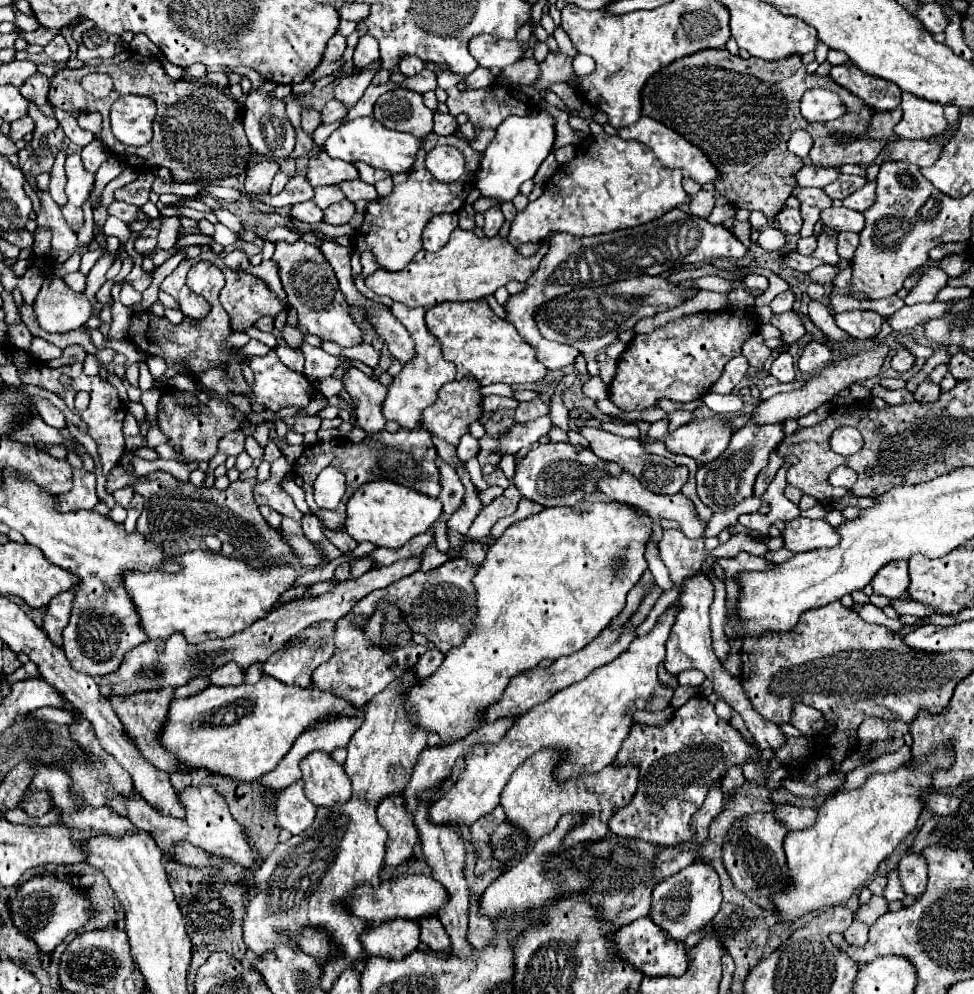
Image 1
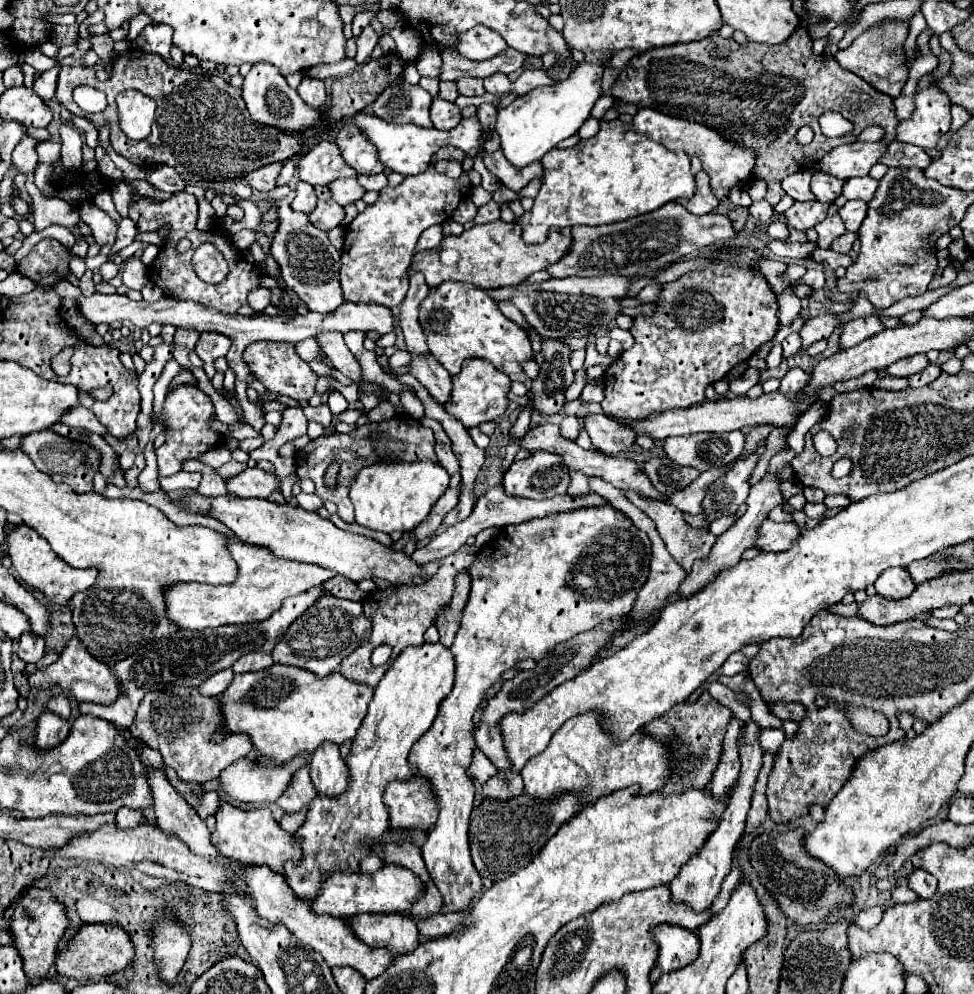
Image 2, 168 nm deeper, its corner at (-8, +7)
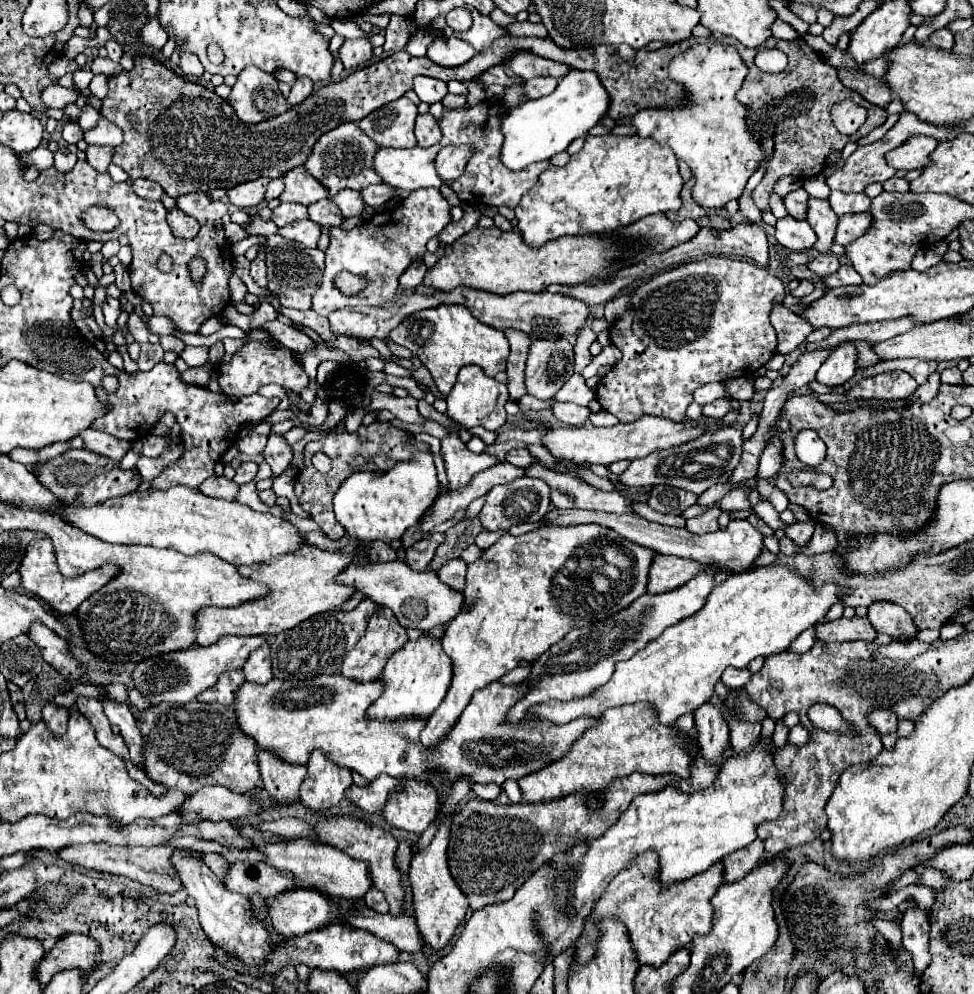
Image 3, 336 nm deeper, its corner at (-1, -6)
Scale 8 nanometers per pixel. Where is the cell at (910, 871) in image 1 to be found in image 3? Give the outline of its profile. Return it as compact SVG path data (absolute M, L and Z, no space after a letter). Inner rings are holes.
M909 900L911 906L903 914L901 920L901 930L903 930L903 946L913 958L913 968L915 976L921 976L925 968L931 964L931 954L929 954L929 920L919 906Z

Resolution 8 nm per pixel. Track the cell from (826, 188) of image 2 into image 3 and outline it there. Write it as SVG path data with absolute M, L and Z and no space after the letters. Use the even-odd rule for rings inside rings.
M797 188L793 192L789 192L783 198L783 204L787 208L787 214L793 216L795 220L803 220L805 218L805 202L809 200L809 194L803 188Z

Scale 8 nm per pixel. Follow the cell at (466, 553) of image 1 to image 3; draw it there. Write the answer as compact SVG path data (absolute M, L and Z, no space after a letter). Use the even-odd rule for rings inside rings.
M379 608L369 624L367 624L367 630L363 634L363 638L355 644L355 648L345 656L345 662L343 662L343 674L347 678L353 678L353 680L359 680L359 682L367 682L367 680L377 680L389 660L389 656L399 650L405 642L407 642L407 634L405 634L405 628L397 622L397 618L393 618L393 612L389 608Z

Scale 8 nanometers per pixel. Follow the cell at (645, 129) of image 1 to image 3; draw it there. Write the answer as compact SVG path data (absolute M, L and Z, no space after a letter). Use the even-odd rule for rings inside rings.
M695 44L687 48L685 52L677 54L669 64L669 76L679 82L685 92L689 94L689 102L679 108L651 108L641 110L633 118L633 126L637 128L637 134L643 138L653 138L659 144L665 144L673 150L673 154L679 160L685 160L695 176L695 186L691 190L693 200L703 208L723 208L729 200L737 200L741 192L745 190L745 184L749 176L761 166L765 160L763 146L755 140L755 136L749 132L747 126L747 108L735 98L737 90L741 88L745 76L747 76L747 64L739 56L739 52L733 46L723 44Z

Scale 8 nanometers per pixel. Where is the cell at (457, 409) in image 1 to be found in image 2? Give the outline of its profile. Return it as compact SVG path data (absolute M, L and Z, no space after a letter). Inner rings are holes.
M468 359L462 365L462 371L452 377L452 393L450 401L444 403L444 409L458 419L466 429L476 427L484 421L496 421L500 415L504 415L508 401L506 393L510 391L510 377L500 373L492 363L484 359Z

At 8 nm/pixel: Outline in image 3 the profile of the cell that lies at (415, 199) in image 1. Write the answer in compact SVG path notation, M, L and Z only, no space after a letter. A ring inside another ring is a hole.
M421 188L417 192L411 192L393 212L375 214L367 222L351 230L331 228L329 248L325 250L325 272L317 292L313 294L311 310L315 310L321 316L329 316L333 310L345 306L385 306L393 300L397 292L399 276L417 258L425 256L425 244L433 236L437 236L449 222L451 206L441 196L441 192L437 188ZM343 270L357 276L365 276L369 280L369 286L357 296L343 296L333 286L333 278Z

